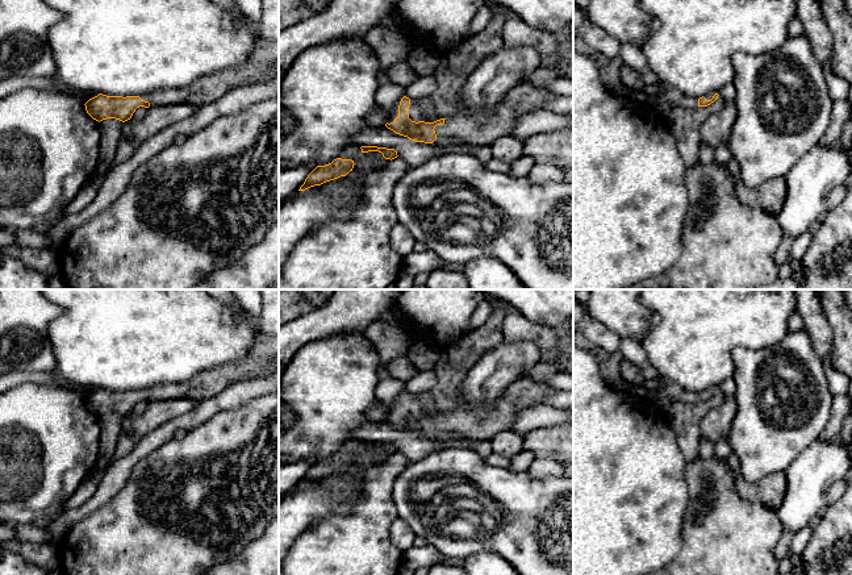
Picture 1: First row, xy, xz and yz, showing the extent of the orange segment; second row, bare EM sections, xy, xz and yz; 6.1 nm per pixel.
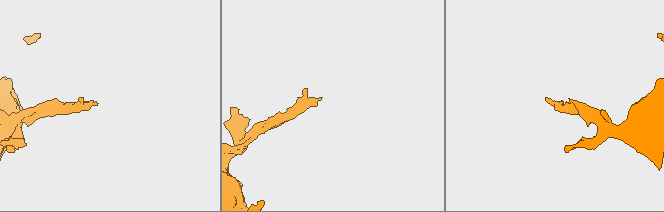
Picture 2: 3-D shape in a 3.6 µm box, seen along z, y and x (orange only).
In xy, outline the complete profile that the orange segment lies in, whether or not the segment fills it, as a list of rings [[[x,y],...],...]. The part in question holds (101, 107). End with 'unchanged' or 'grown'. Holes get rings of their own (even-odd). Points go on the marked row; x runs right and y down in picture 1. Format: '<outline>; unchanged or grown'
[[[279,61],[248,63],[238,70],[224,70],[205,75],[188,87],[160,88],[141,96],[106,96],[99,93],[84,105],[87,113],[96,121],[116,118],[122,122],[131,118],[139,107],[166,104],[191,104],[197,109],[222,97],[233,88],[258,83],[271,76],[279,68]]]; grown

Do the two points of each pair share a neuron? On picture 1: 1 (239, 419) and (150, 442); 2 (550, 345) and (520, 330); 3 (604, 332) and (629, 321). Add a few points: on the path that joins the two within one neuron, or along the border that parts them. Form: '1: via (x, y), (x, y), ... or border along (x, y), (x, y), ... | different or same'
1: border along (213, 415), (187, 430) | different
2: via (542, 337), (534, 332), (527, 332) | same
3: border along (591, 316), (605, 324), (621, 338) | different

